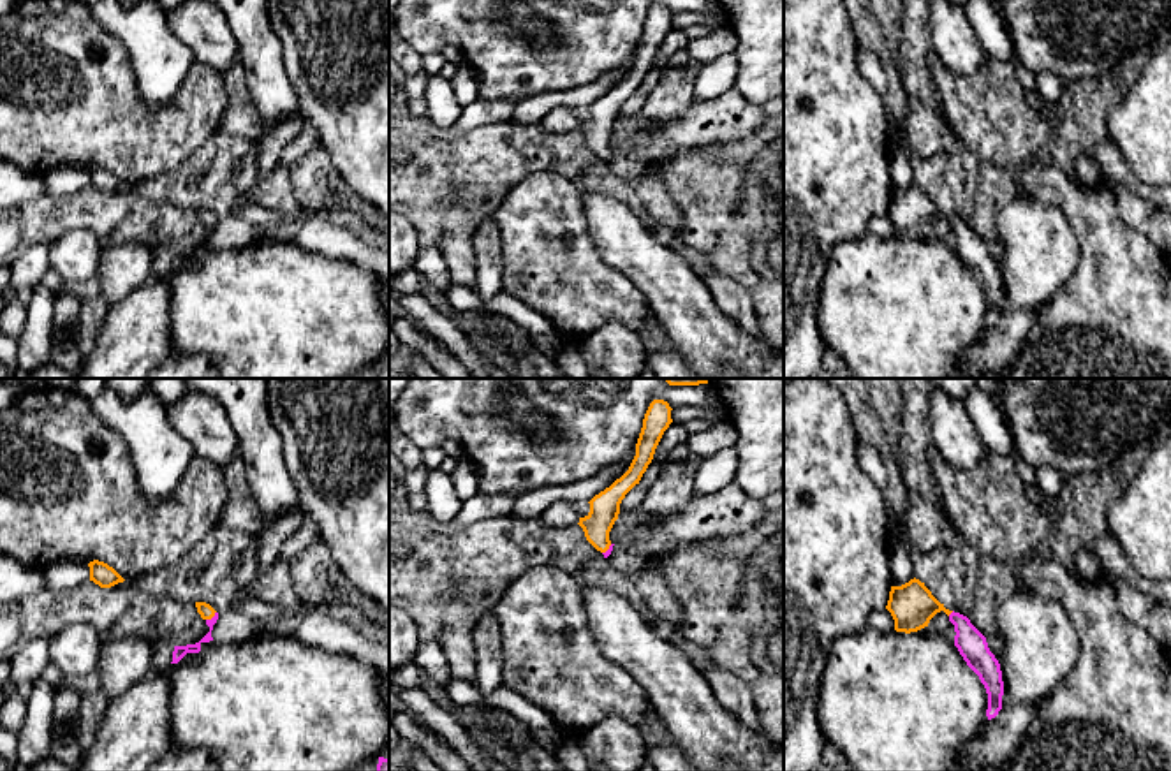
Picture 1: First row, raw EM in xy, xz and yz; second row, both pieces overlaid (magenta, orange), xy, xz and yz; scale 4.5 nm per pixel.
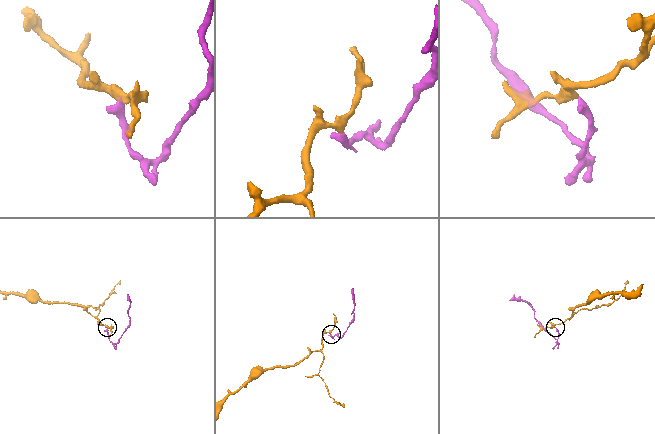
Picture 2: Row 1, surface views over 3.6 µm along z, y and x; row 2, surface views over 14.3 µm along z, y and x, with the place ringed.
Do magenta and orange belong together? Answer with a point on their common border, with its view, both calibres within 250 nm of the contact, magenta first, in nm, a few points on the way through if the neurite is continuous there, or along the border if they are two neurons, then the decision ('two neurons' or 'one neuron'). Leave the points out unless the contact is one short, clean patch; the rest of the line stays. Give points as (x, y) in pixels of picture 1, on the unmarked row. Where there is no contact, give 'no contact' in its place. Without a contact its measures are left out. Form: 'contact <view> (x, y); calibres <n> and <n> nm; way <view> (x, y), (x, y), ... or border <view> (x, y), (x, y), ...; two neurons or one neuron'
contact xy (213, 222); calibres 60 and 70 nm; way xy (180, 257), (208, 240), (213, 222), (206, 217); one neuron

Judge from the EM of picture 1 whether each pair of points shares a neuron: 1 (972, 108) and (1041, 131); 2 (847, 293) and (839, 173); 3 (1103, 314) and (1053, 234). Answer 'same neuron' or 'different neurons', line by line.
1: same neuron
2: different neurons
3: different neurons

